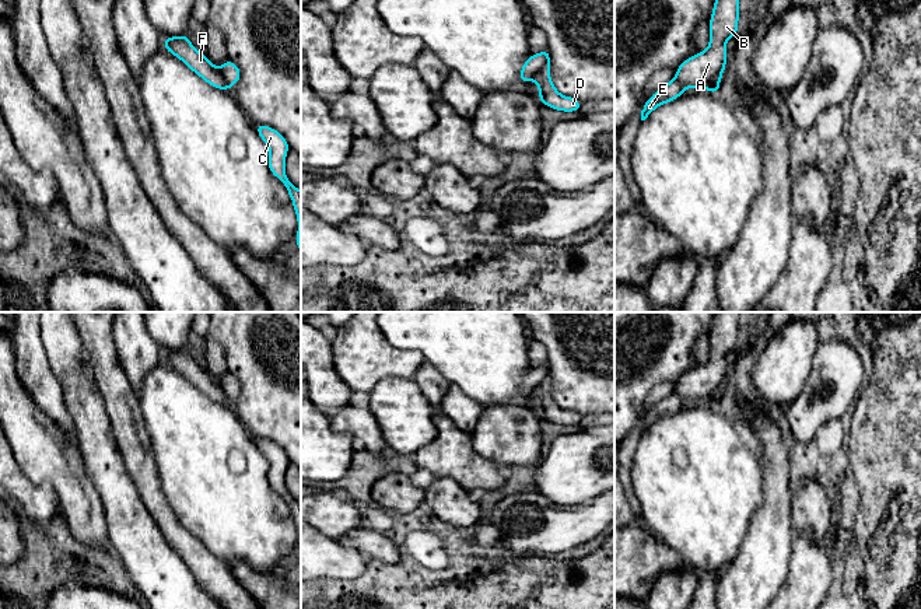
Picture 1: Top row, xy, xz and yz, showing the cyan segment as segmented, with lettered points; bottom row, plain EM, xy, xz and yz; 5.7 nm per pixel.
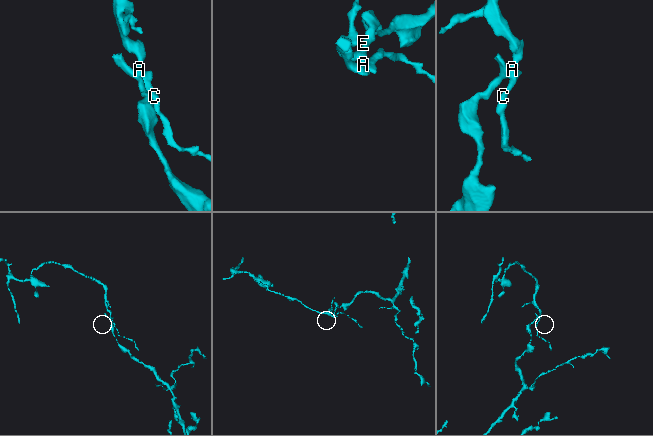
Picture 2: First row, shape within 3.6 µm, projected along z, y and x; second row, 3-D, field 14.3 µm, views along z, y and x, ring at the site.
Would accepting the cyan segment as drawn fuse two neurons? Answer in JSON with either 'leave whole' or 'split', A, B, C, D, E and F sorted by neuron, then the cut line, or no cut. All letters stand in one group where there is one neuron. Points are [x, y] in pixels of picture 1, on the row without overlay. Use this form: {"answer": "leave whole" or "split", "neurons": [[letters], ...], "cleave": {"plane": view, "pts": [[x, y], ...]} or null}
{"answer": "split", "neurons": [["A", "B", "C", "D"], ["E", "F"]], "cleave": {"plane": "xy", "pts": [[219, 382], [231, 399]]}}

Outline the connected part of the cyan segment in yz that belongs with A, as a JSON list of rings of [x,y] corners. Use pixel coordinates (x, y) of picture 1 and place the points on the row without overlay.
[[[715,312],[711,326],[710,358],[704,365],[682,375],[675,392],[687,402],[719,406],[719,396],[726,381],[726,354],[738,349],[740,312]]]

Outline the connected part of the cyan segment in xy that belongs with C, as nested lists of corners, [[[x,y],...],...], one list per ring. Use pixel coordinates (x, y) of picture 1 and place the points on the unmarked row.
[[[255,438],[255,442],[258,448],[262,451],[262,454],[266,456],[269,461],[269,472],[267,472],[267,480],[270,486],[283,496],[286,500],[291,514],[293,519],[297,528],[297,535],[298,535],[298,545],[295,550],[295,559],[301,564],[301,504],[298,504],[294,497],[287,491],[286,489],[286,470],[288,466],[288,456],[284,452],[284,449],[274,444],[270,440],[266,438]]]

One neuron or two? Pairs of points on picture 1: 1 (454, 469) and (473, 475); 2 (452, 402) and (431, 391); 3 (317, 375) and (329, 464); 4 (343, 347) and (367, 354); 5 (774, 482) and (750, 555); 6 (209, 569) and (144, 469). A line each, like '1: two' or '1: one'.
1: one
2: two
3: two
4: one
5: one
6: one

